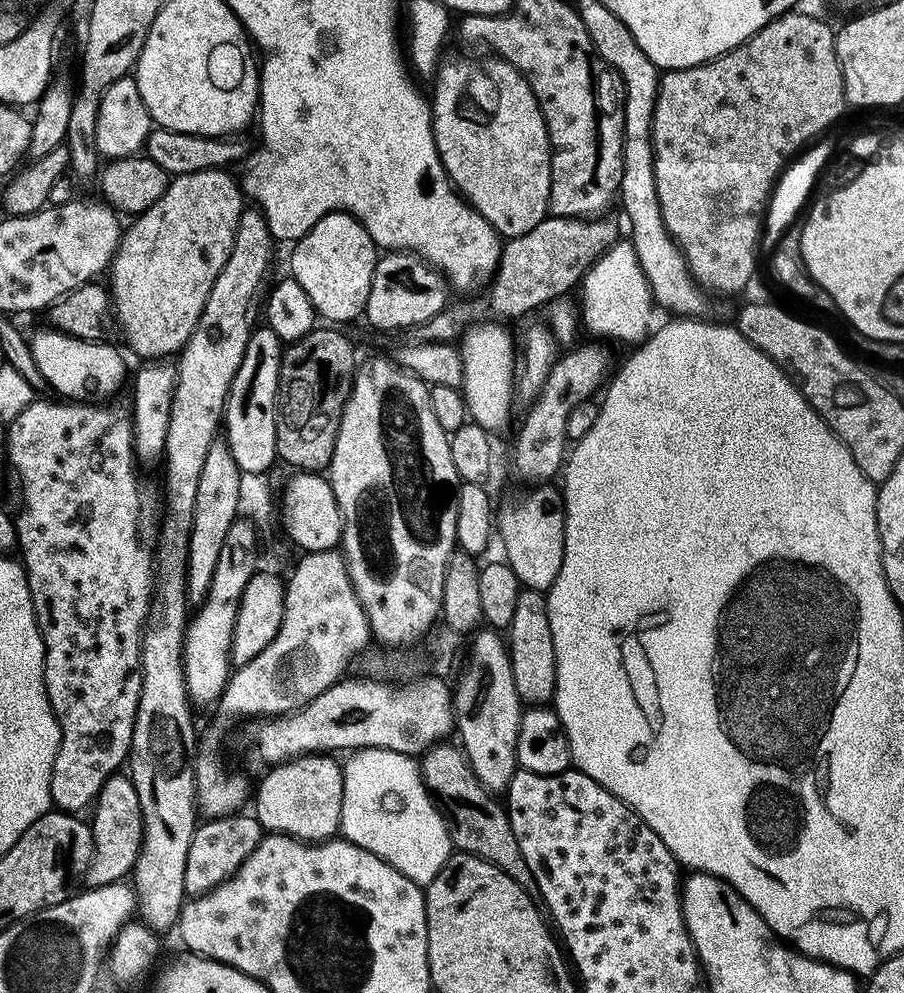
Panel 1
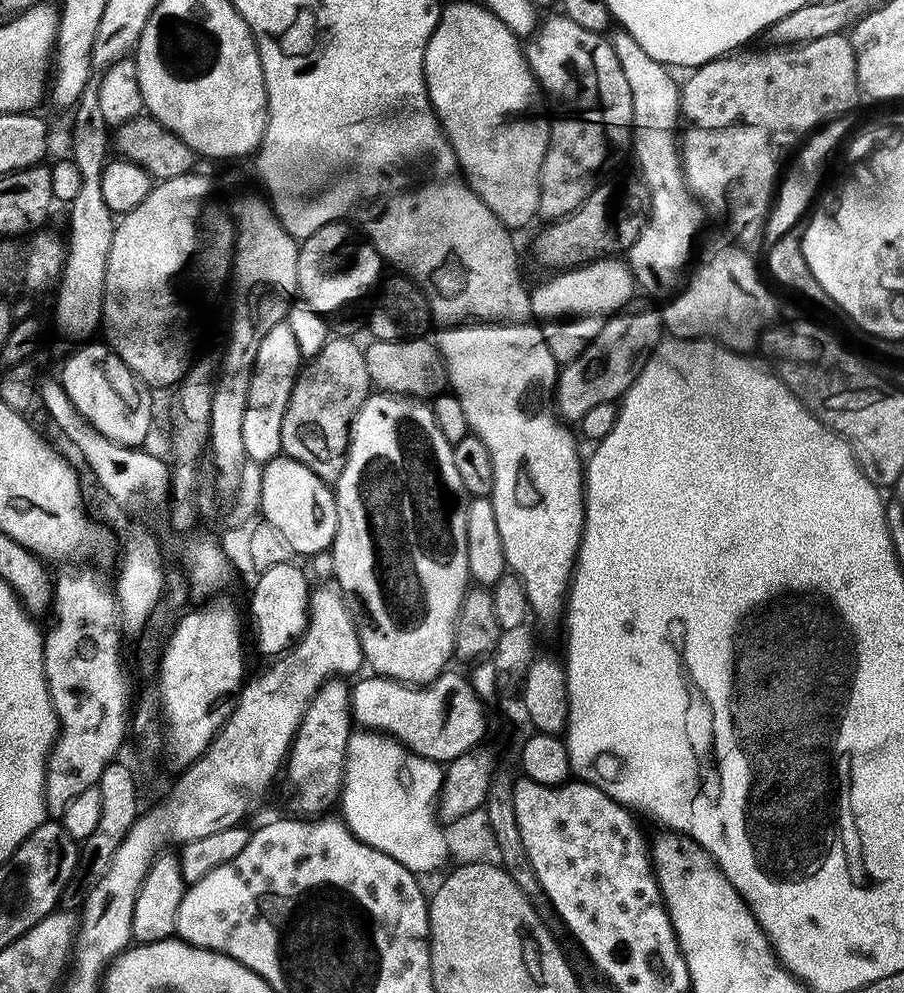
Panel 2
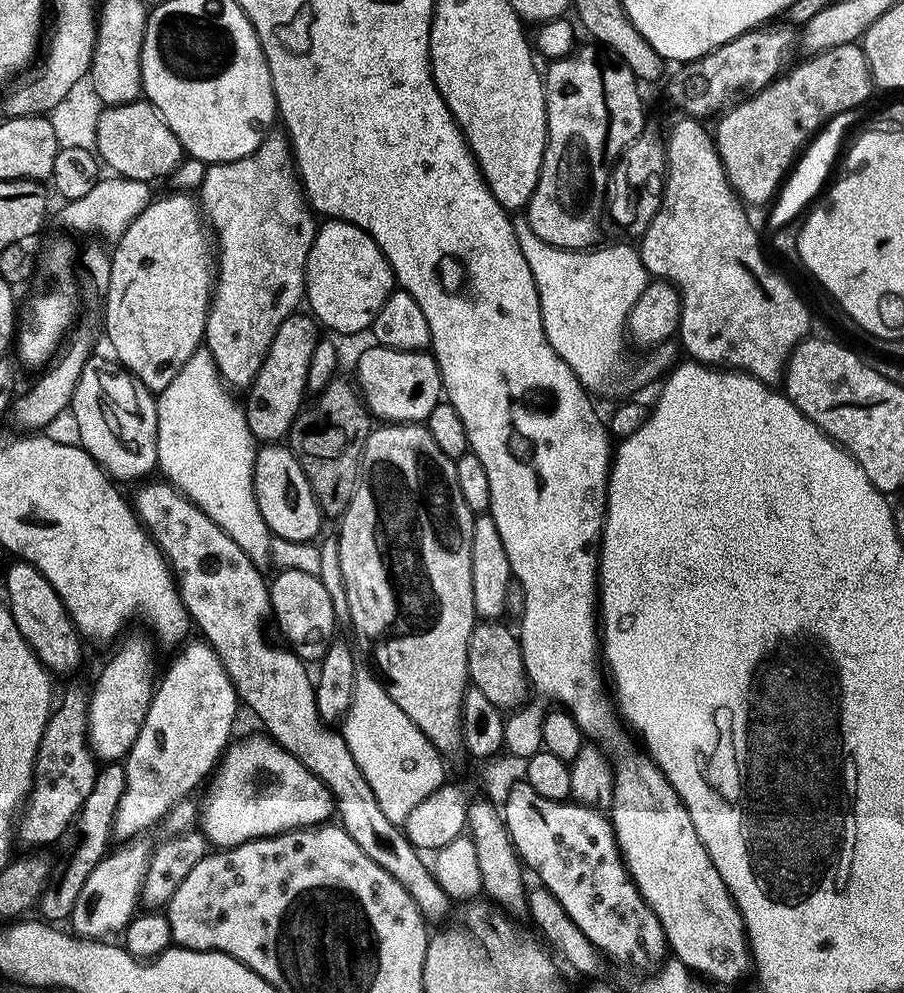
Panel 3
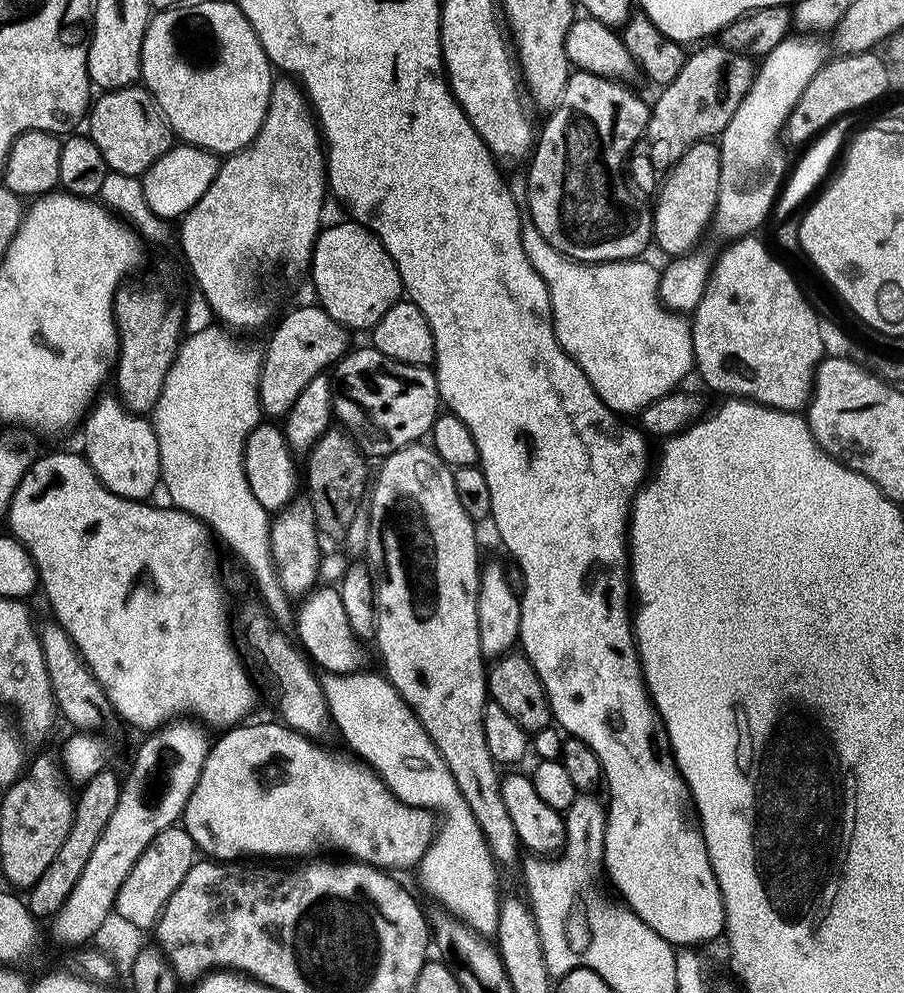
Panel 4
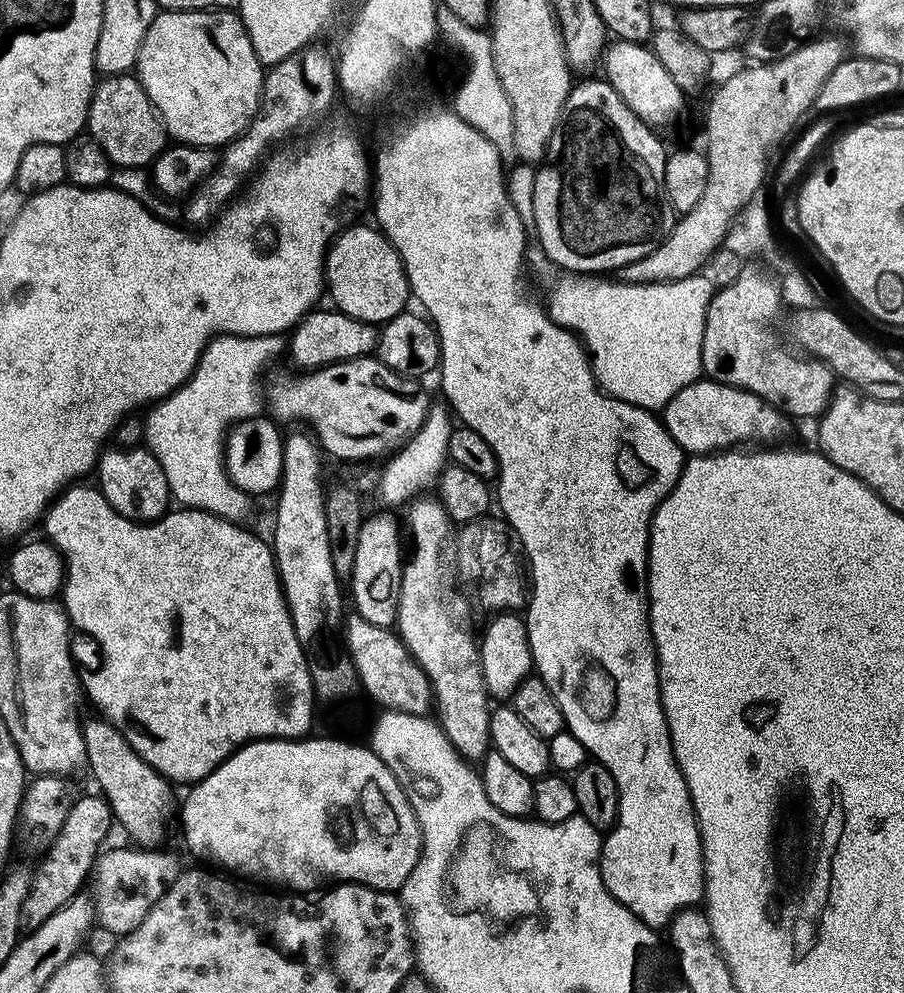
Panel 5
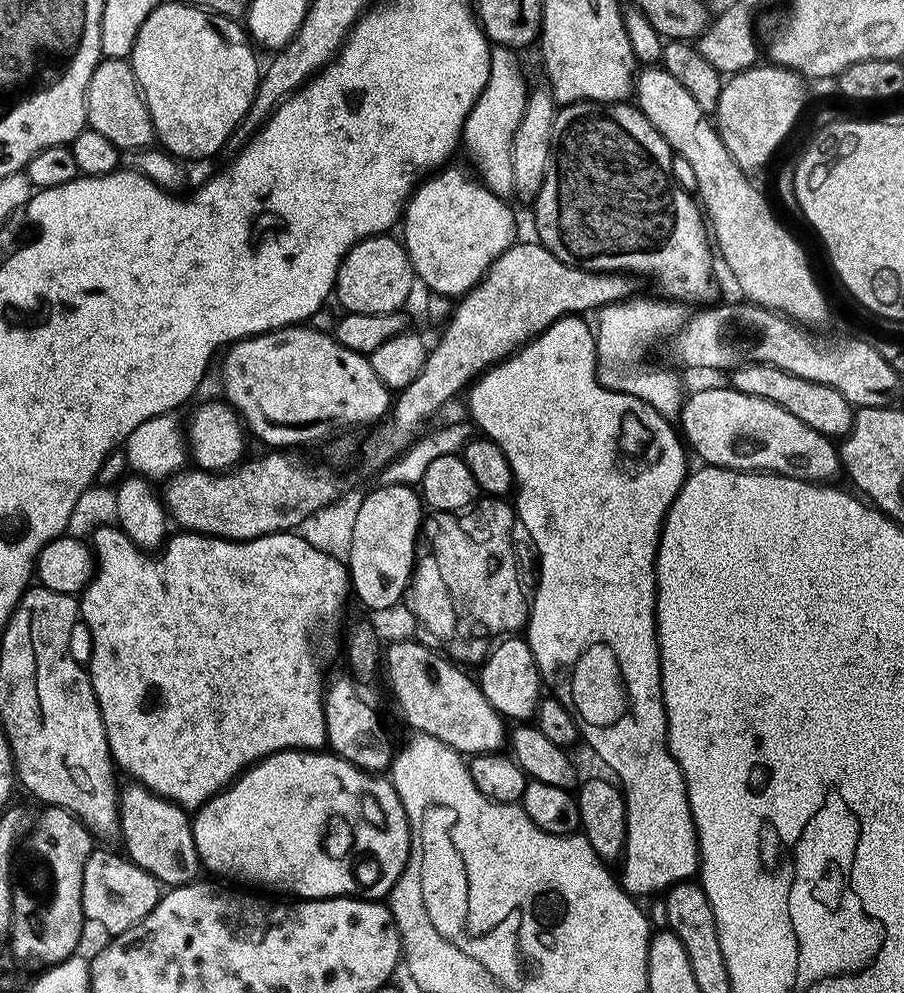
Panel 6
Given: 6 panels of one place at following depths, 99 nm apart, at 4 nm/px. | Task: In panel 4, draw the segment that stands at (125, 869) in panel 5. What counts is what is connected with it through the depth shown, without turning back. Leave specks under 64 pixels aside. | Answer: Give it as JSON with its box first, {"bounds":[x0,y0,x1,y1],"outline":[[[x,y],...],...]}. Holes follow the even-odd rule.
{"bounds":[114,826,197,929],"outline":[[[173,826],[162,830],[162,834],[158,834],[154,842],[146,846],[146,850],[142,850],[130,874],[126,874],[126,882],[122,882],[116,895],[114,911],[140,929],[151,929],[159,920],[170,894],[174,894],[174,890],[182,886],[186,874],[190,874],[192,865],[197,863],[197,860],[196,843],[186,829],[182,826]]]}

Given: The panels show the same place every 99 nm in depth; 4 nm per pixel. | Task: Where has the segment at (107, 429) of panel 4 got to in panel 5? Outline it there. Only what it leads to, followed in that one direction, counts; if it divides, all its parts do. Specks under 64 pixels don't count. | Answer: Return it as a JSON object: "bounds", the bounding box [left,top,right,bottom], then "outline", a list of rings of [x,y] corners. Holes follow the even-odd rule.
{"bounds":[94,446,173,522],"outline":[[[144,446],[134,448],[109,447],[101,451],[99,461],[94,469],[97,476],[100,493],[114,506],[118,514],[137,522],[159,520],[169,511],[173,499],[168,489],[166,474],[159,465],[158,458]],[[109,451],[109,452],[108,452]]]}

